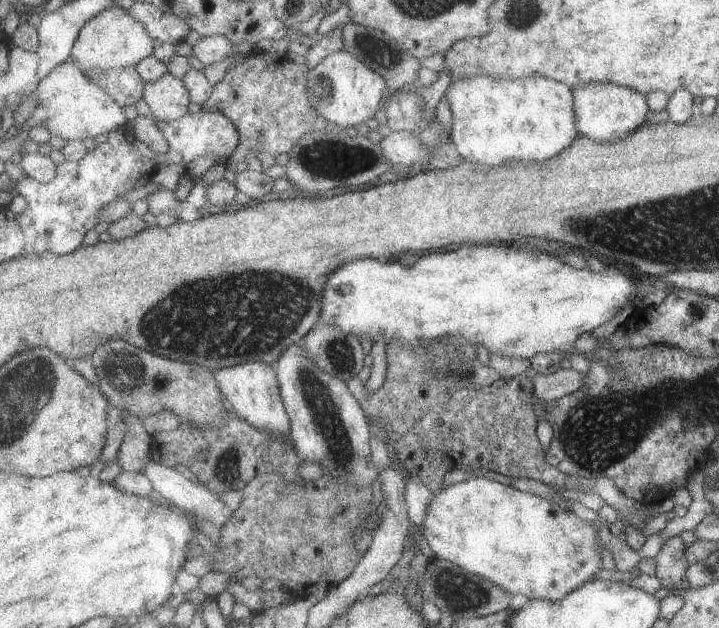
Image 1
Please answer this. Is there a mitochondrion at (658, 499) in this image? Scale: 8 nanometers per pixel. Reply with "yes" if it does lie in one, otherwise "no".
no

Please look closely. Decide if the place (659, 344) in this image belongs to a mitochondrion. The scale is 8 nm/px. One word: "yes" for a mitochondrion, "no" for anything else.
no

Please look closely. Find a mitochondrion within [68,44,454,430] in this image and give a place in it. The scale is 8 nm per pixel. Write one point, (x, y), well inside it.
(198, 324)

